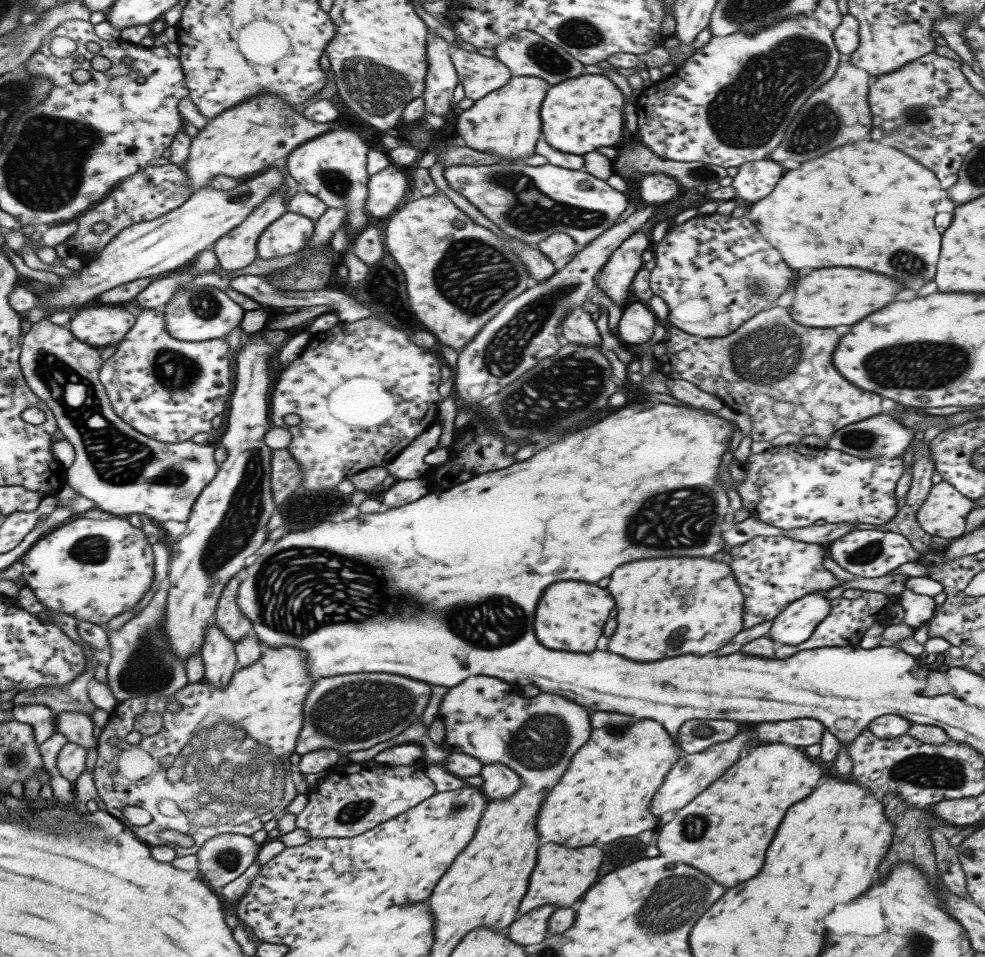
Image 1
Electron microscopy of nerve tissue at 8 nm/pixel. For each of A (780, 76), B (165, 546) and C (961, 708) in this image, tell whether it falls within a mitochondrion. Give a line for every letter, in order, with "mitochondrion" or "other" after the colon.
A: mitochondrion
B: other
C: other

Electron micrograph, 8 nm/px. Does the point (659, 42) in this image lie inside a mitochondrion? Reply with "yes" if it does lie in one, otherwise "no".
no

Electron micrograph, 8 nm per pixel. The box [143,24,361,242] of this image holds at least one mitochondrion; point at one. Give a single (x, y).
(337, 182)

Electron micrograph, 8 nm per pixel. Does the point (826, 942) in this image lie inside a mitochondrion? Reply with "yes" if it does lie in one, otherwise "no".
no

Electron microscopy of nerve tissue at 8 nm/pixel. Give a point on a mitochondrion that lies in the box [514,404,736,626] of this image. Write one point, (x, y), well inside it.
(684, 518)

